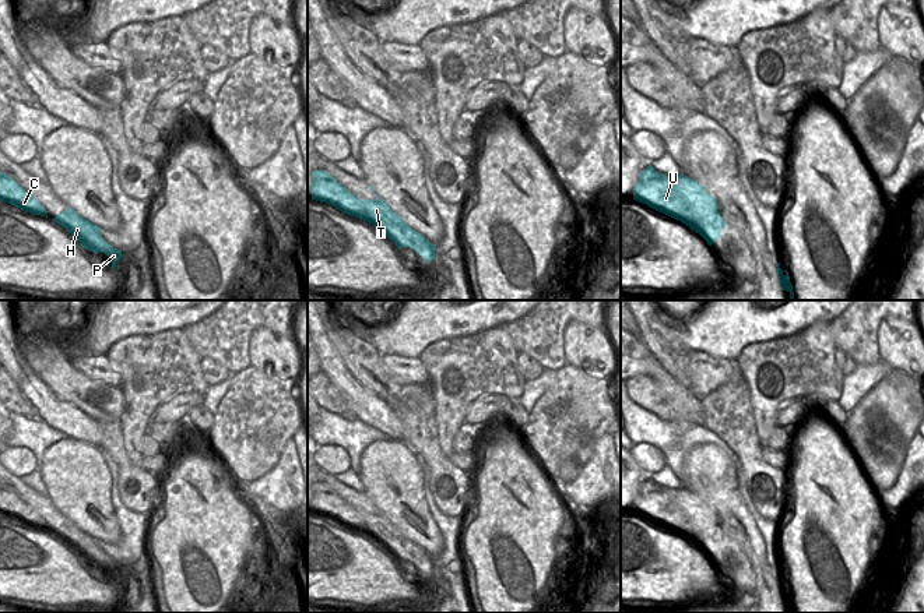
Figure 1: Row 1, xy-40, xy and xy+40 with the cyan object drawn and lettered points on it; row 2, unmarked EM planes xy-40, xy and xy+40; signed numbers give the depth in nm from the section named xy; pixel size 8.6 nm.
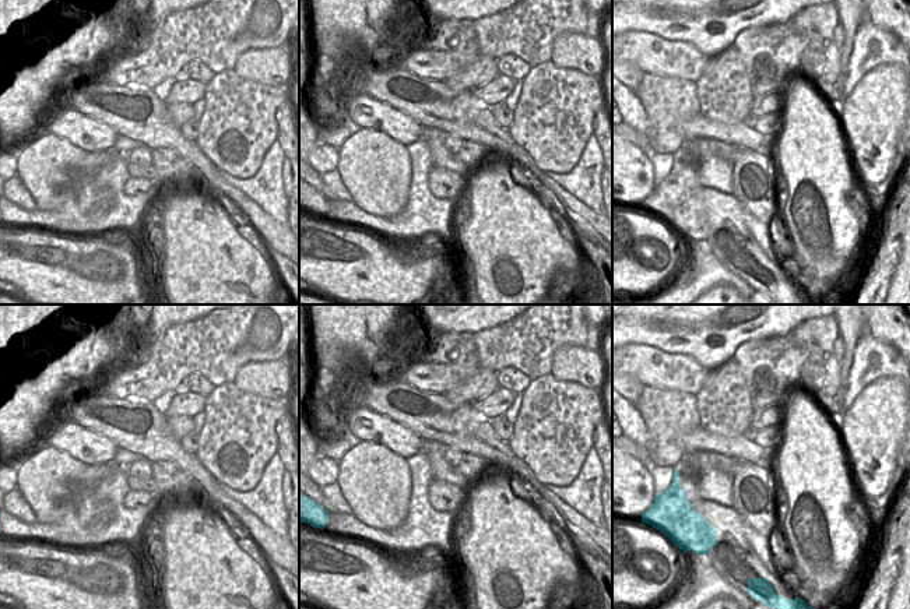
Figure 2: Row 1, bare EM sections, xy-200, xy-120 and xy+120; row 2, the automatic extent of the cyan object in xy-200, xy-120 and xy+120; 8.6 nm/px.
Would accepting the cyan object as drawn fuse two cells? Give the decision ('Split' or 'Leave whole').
Split.

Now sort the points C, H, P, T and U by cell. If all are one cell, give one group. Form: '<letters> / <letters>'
C T U / H P

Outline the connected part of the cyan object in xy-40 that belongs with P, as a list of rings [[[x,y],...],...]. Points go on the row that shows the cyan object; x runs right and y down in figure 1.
[[[71,208],[56,215],[52,221],[71,233],[85,250],[92,251],[94,254],[103,251],[109,257],[112,268],[116,268],[116,263],[122,258],[122,250],[113,249],[101,237],[99,230],[102,228],[91,222],[85,223]]]

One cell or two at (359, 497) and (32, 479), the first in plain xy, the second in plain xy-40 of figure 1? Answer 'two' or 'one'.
two

